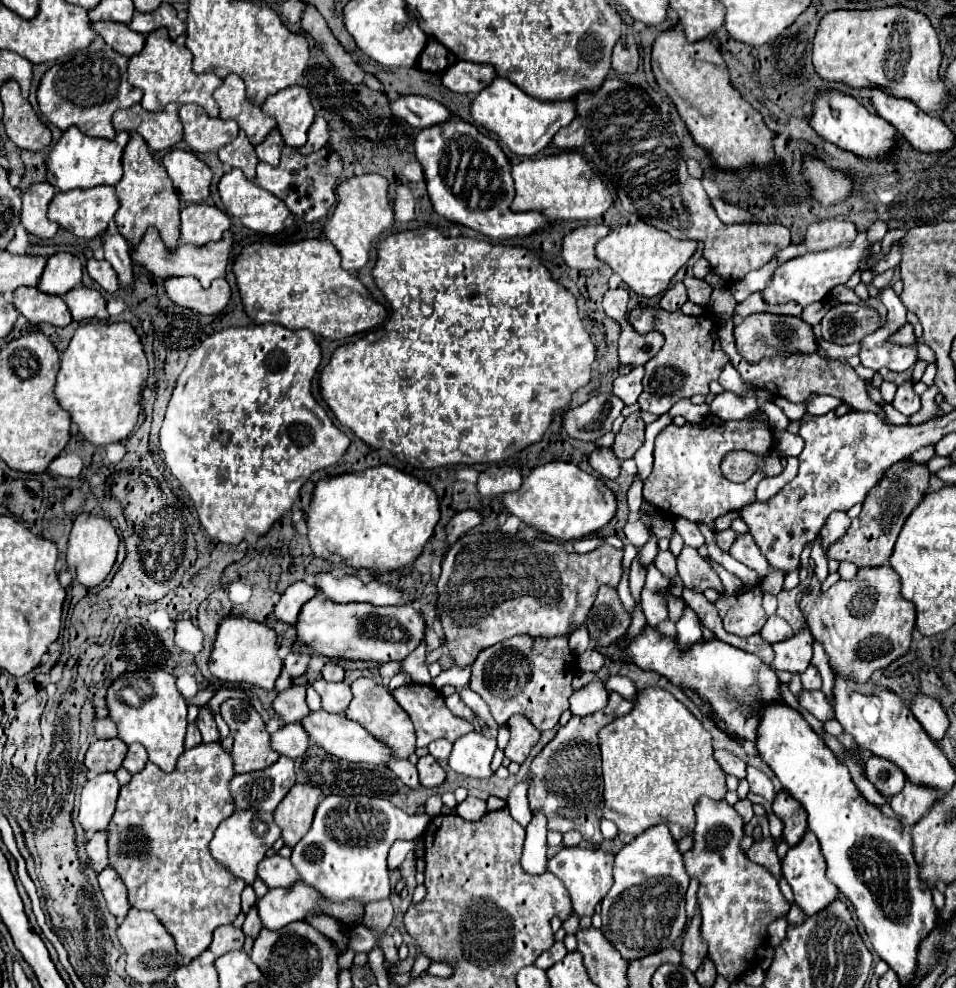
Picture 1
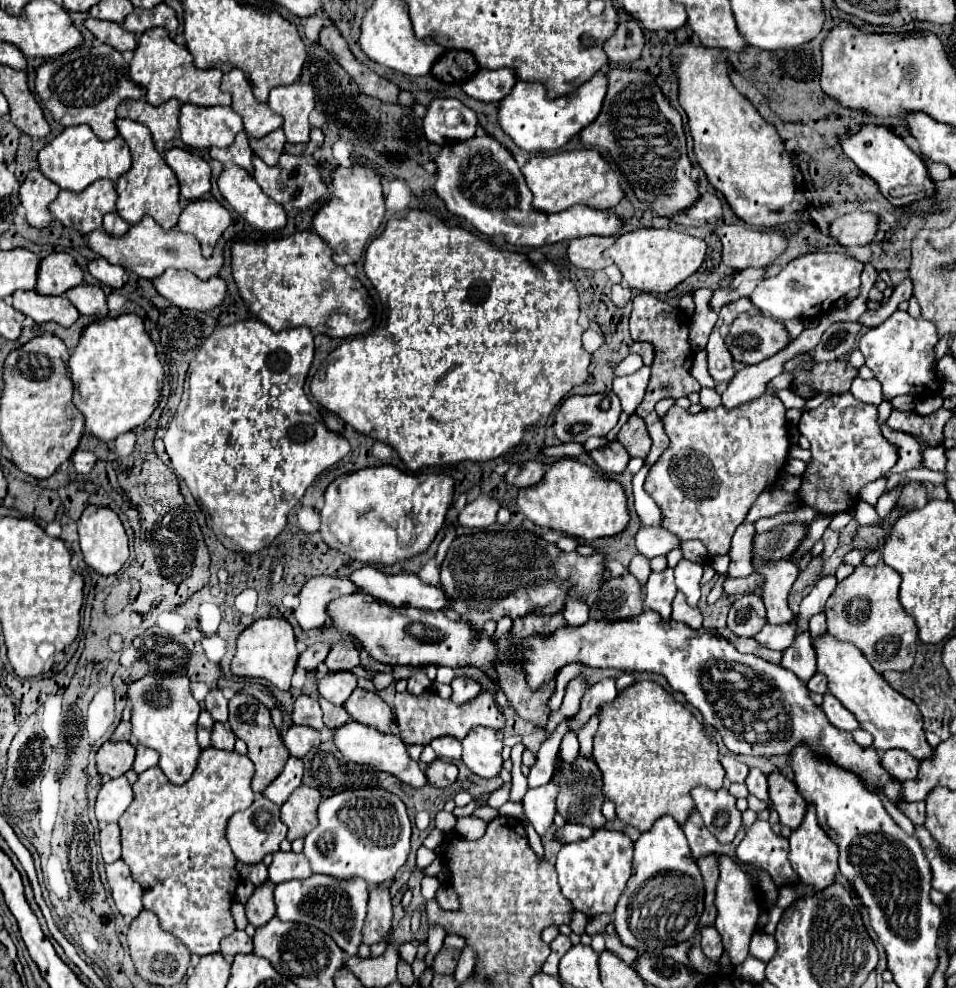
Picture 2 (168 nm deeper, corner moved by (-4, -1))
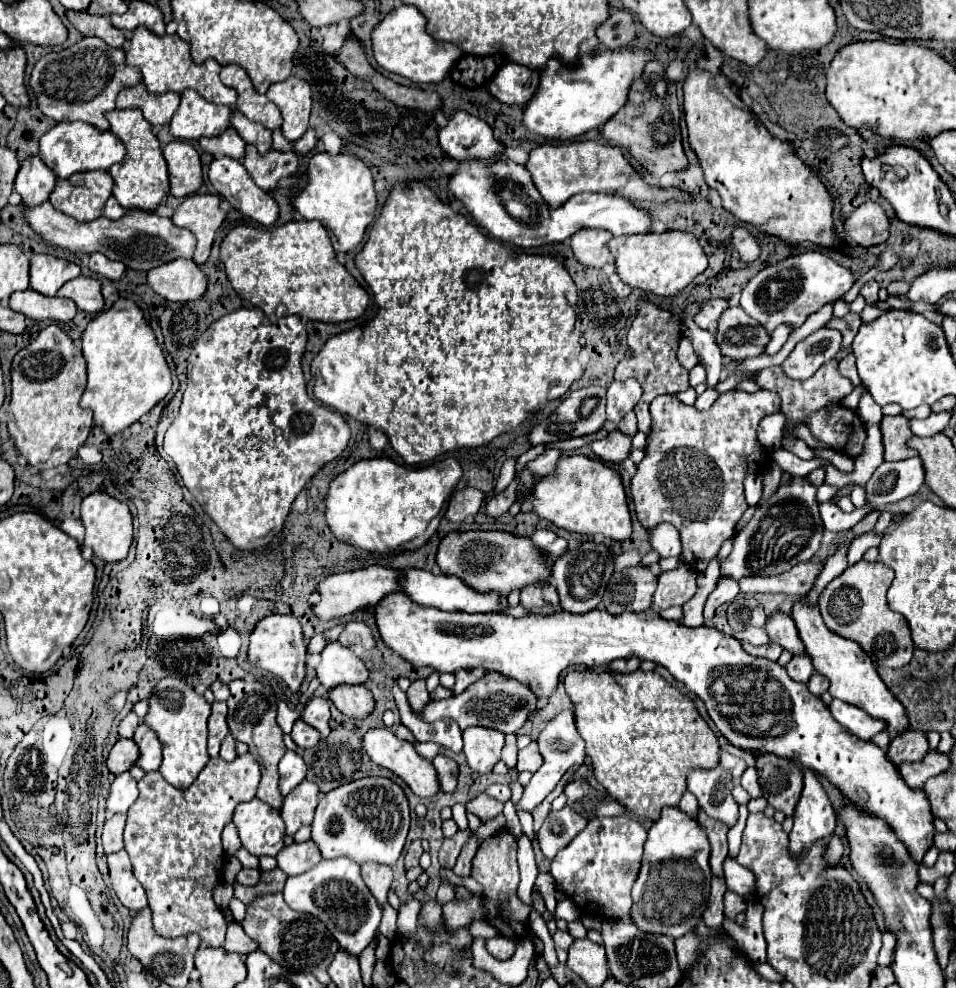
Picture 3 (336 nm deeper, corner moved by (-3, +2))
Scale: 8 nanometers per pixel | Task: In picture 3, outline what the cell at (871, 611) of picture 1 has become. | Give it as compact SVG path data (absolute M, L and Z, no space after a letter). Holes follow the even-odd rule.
M860 560L848 566L836 580L832 580L820 594L818 608L822 612L824 624L840 634L842 638L858 642L876 666L902 668L912 660L914 642L910 638L910 628L904 616L892 612L886 602L886 592L894 580L894 570L882 562Z

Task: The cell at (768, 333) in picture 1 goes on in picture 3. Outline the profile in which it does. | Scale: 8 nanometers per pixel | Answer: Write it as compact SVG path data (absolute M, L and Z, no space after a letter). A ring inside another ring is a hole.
M732 306L718 322L716 342L720 344L724 356L742 362L746 358L760 356L766 350L770 336L740 306Z

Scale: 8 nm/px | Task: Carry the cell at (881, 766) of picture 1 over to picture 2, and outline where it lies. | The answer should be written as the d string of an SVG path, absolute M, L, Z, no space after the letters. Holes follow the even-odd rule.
M889 749L883 753L881 765L887 769L887 773L897 781L909 781L917 777L919 771L919 759L909 755L903 749Z

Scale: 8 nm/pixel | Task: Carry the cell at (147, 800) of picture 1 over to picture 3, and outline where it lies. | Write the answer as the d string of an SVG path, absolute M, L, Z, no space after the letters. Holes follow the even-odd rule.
M238 756L232 762L218 758L210 758L208 764L202 768L194 784L190 788L180 790L170 786L160 772L146 772L142 780L138 780L140 796L128 810L126 830L124 830L124 850L130 856L134 876L144 886L148 899L148 907L152 912L153 926L157 934L166 938L178 938L186 934L198 934L200 940L208 946L222 946L226 934L226 918L218 910L212 894L214 888L222 882L224 876L224 848L220 834L224 826L232 820L232 812L238 804L250 802L256 796L260 780L258 762L250 756Z

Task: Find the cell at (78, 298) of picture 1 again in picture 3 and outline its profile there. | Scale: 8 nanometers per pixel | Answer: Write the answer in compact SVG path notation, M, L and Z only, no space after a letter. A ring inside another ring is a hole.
M78 276L70 282L66 282L60 290L58 296L70 298L76 302L76 306L84 312L100 312L104 310L104 298L100 292L100 282L96 278L86 278L86 276Z

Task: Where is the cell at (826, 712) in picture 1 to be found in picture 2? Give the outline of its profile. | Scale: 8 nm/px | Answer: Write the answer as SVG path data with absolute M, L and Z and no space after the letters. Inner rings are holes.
M825 693L825 701L823 701L821 709L825 711L831 725L835 725L837 729L843 729L843 731L859 729L859 721L855 719L855 715L849 709L845 709L831 693Z

